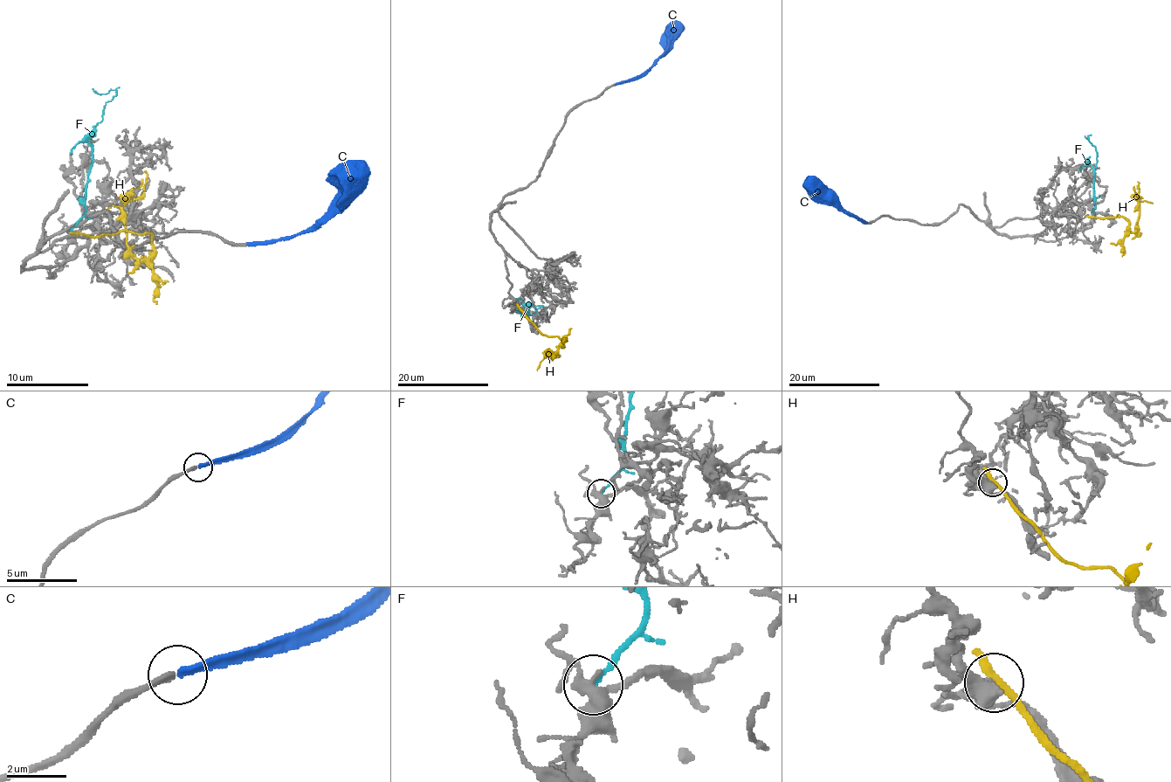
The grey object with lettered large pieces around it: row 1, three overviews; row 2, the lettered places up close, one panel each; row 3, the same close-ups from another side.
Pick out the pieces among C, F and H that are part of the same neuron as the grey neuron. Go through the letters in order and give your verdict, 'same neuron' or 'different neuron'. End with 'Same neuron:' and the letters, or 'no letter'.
C: same neuron
F: different neuron
H: different neuron
Same neuron: C

